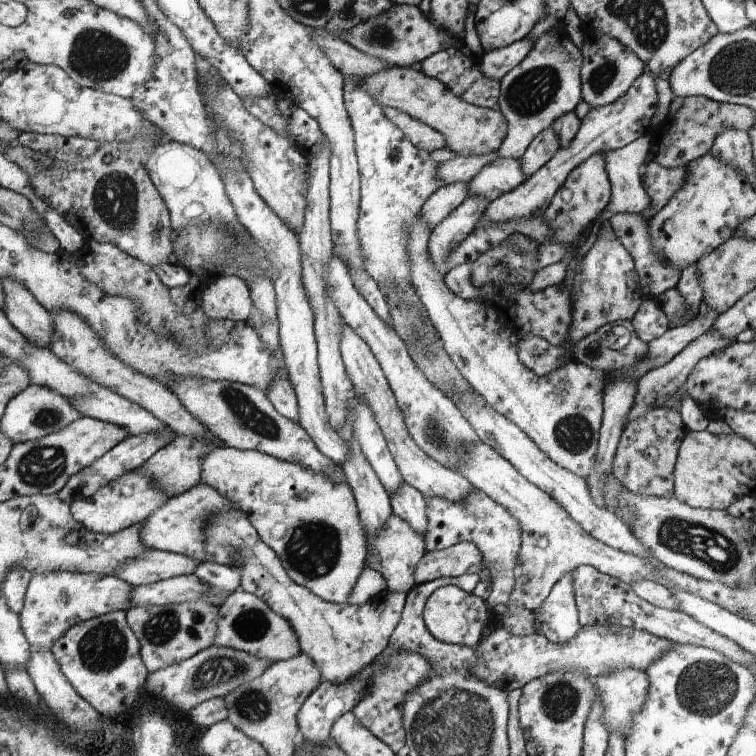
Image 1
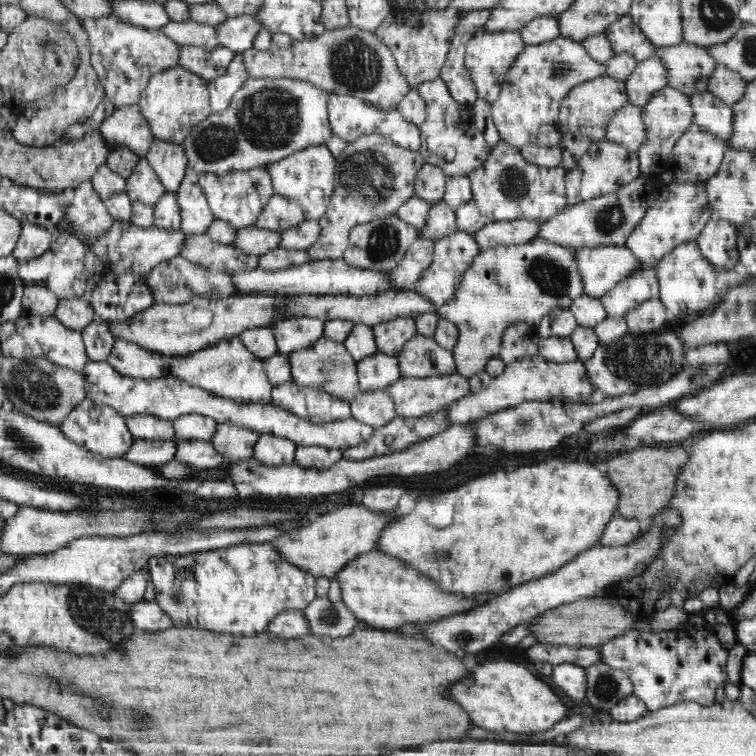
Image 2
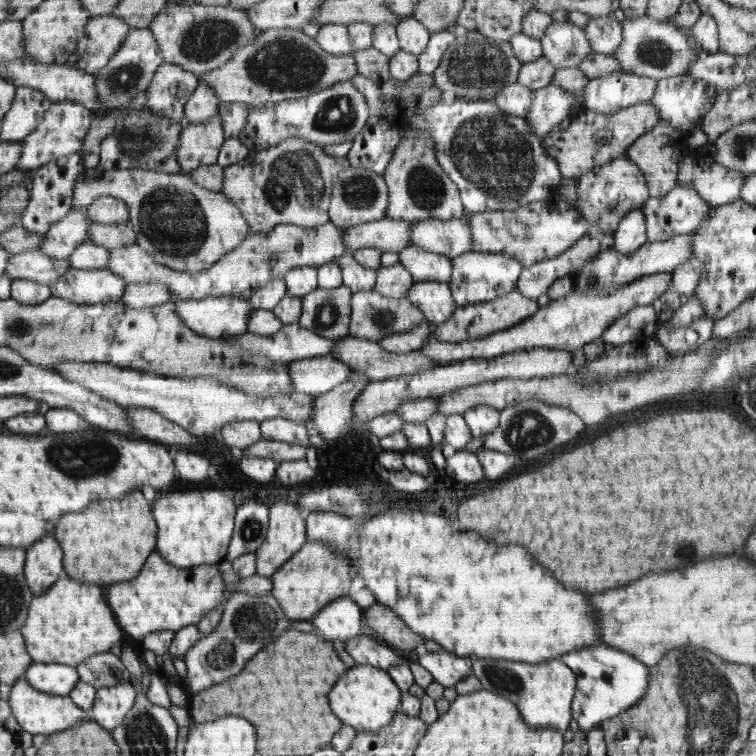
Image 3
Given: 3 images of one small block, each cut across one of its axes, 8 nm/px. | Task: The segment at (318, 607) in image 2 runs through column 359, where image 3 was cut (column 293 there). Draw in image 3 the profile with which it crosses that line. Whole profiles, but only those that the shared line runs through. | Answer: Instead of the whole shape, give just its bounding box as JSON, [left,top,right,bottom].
[179,591,294,696]

